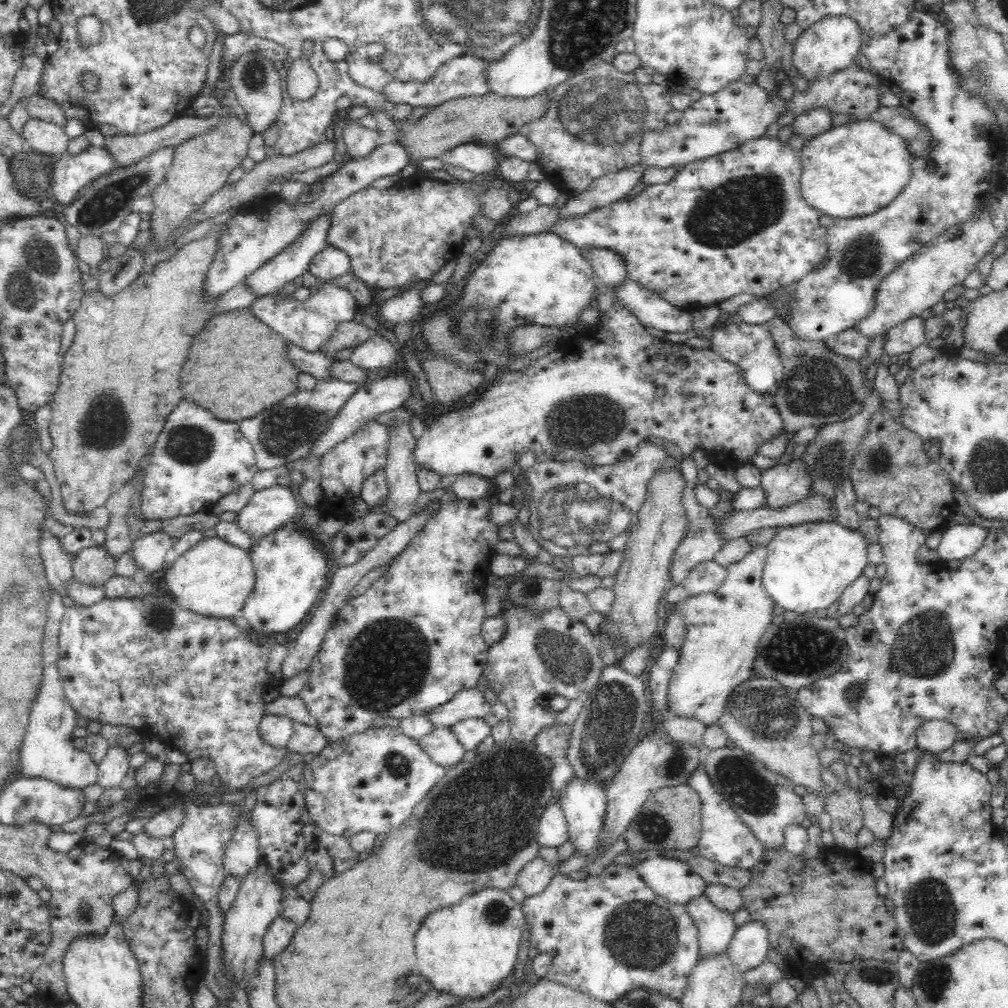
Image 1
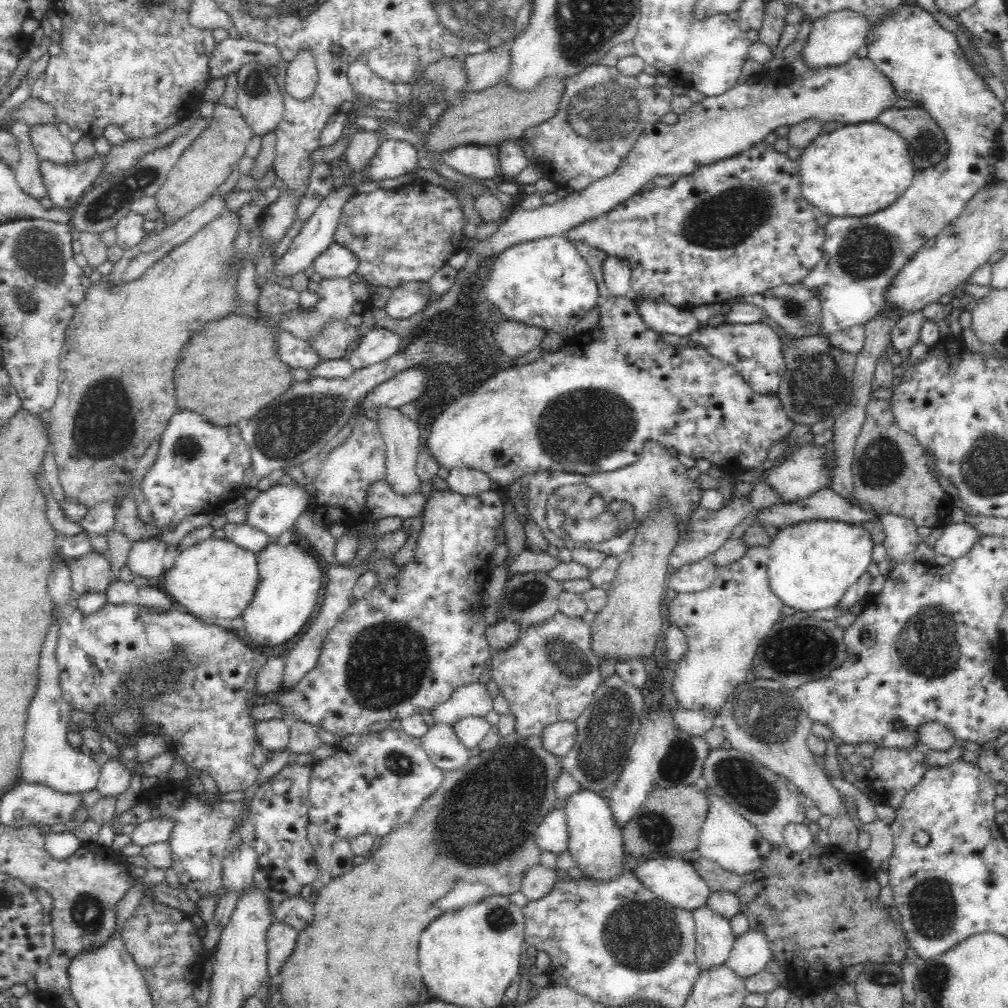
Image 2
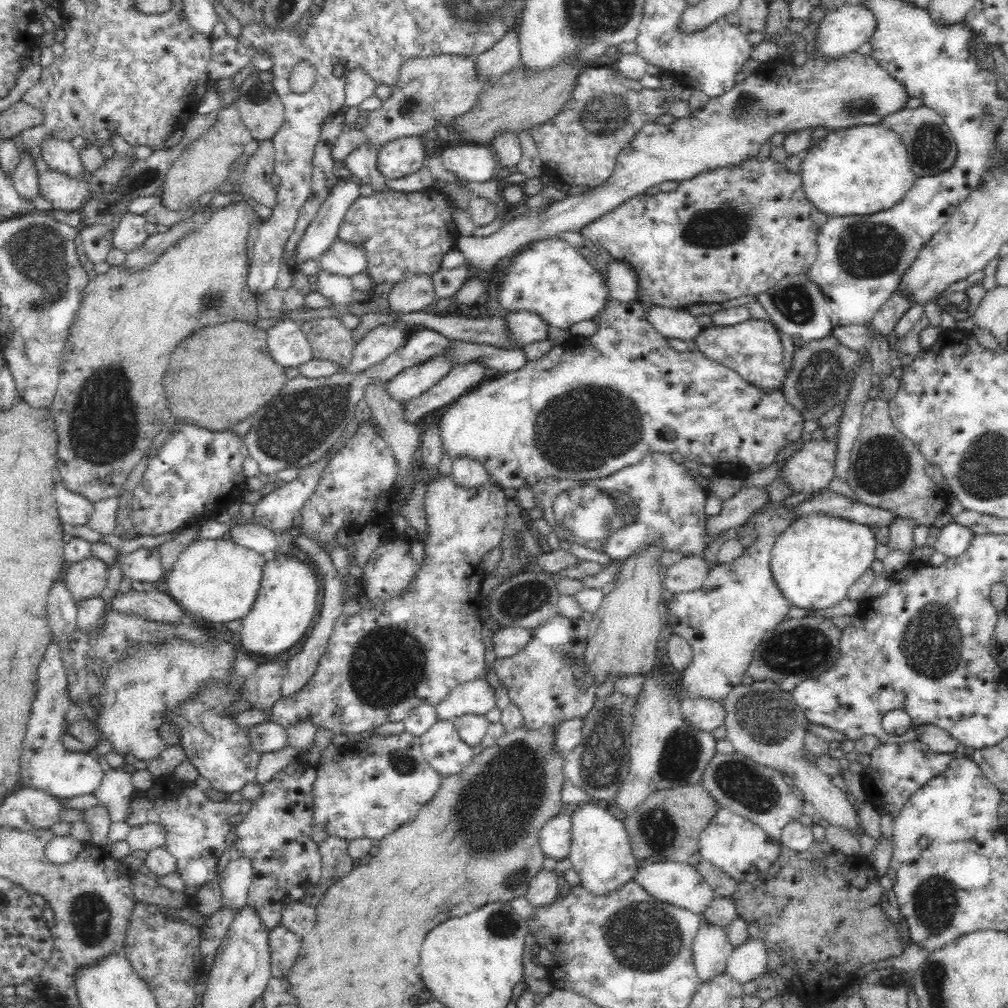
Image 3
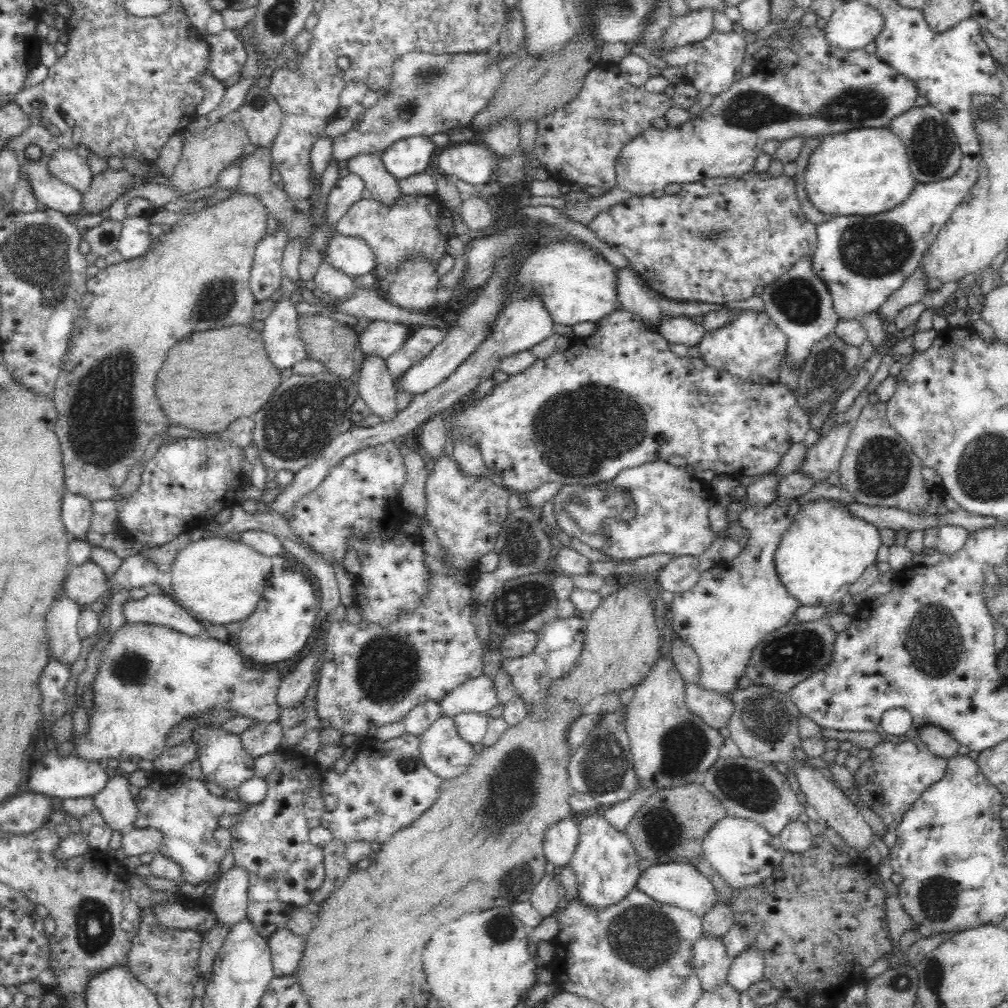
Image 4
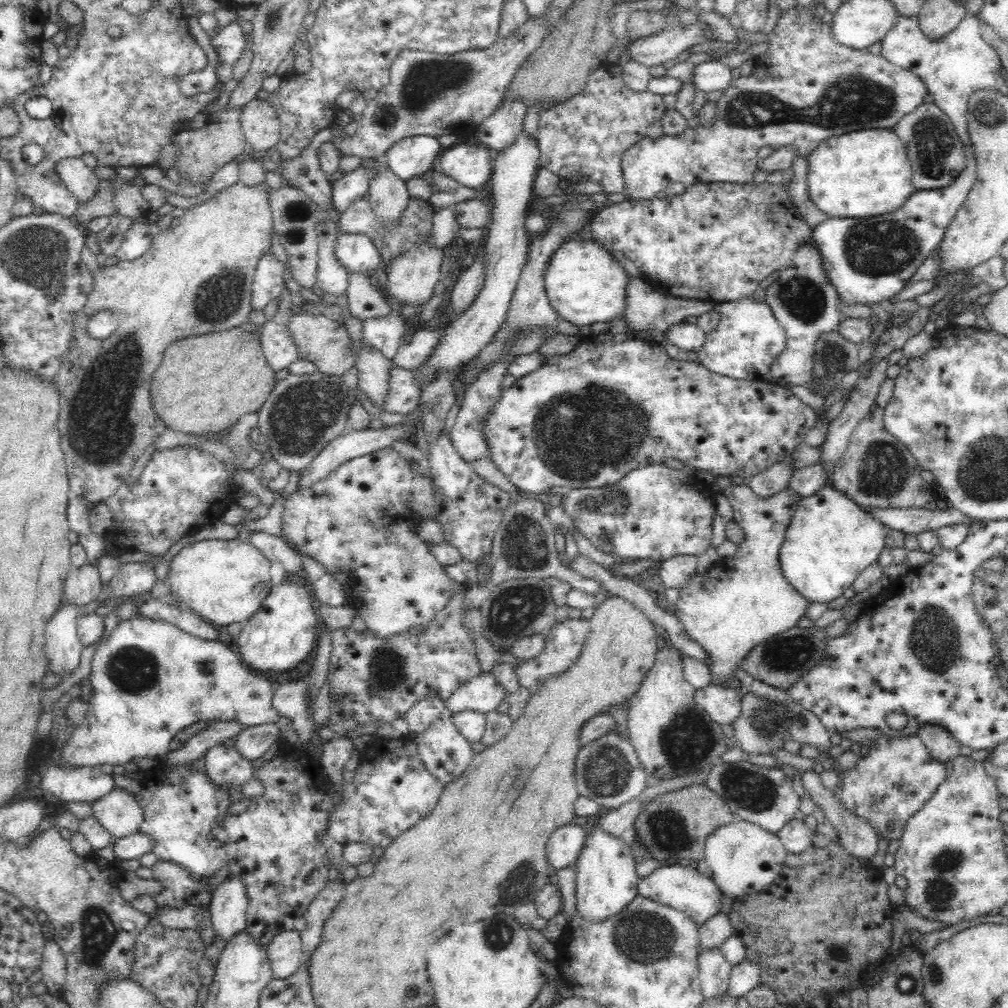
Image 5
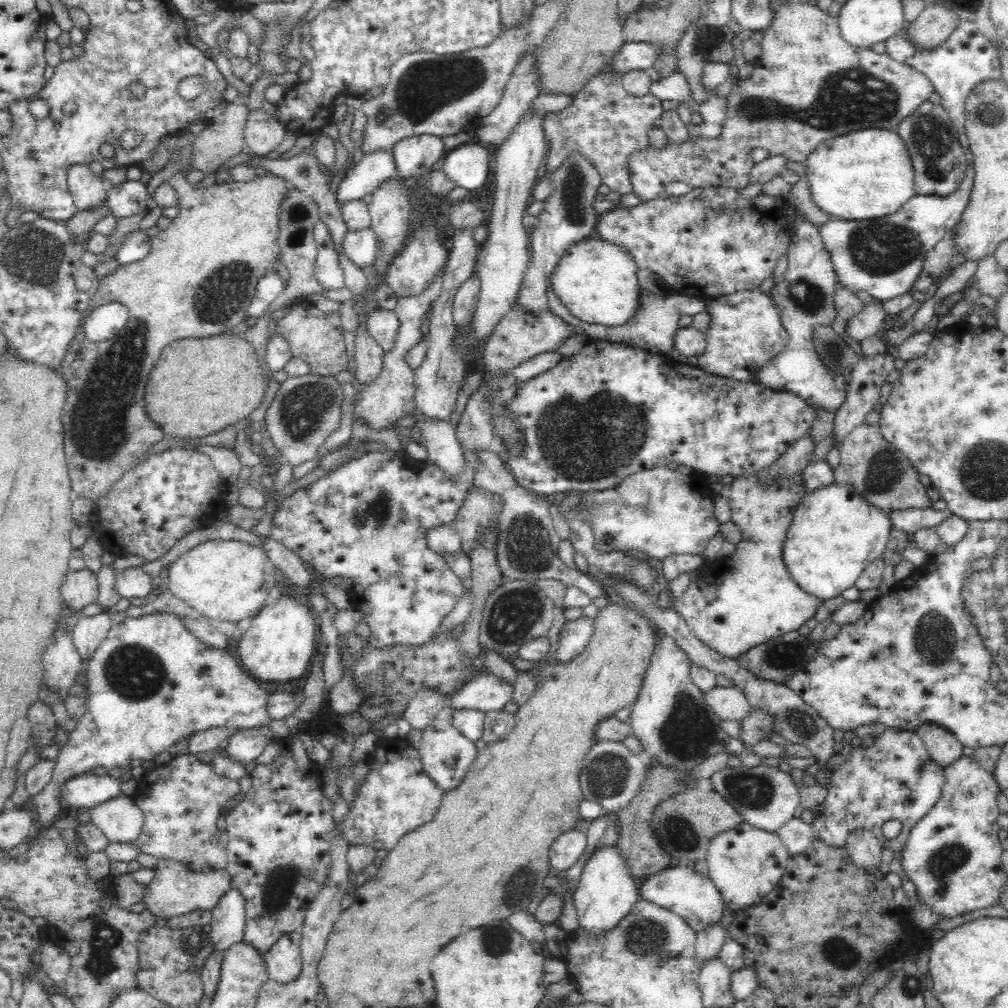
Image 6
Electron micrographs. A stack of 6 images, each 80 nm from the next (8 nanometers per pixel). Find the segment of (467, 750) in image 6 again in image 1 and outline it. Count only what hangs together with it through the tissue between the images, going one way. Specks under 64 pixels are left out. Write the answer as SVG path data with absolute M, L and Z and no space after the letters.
M433 728L418 740L424 752L440 766L454 766L462 760L465 750L450 728Z

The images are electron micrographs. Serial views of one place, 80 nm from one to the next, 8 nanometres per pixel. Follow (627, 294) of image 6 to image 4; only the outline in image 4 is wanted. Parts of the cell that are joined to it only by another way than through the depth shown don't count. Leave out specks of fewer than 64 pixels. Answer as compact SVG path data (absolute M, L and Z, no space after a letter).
M567 240L550 242L540 245L530 251L526 259L518 266L515 276L521 290L532 291L536 297L540 297L548 315L556 324L572 326L578 322L597 322L602 316L609 314L614 308L620 308L616 300L614 288L614 265L607 261L600 253L592 251L584 243L571 243Z

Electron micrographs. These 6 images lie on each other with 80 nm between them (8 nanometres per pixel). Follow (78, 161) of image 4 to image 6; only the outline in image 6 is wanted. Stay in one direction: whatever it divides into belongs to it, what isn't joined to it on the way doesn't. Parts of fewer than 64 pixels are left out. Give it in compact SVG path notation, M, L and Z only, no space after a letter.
M86 164L71 165L67 169L66 179L77 210L90 210L107 200L103 179L93 174Z

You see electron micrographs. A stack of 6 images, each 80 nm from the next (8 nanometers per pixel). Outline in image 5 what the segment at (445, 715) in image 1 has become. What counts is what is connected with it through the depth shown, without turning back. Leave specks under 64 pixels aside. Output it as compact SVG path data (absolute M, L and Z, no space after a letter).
M480 673L456 690L444 701L445 708L453 713L463 710L487 713L506 698L506 691L490 673Z

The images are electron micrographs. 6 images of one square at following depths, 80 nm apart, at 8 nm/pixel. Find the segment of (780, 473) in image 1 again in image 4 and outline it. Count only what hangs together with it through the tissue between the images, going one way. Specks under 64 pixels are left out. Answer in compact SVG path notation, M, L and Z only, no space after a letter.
M846 422L845 424L833 427L826 436L820 436L812 446L806 447L805 457L797 471L812 477L814 485L826 482L830 474L837 472L838 465L848 442L848 437L851 435L851 429L850 423Z

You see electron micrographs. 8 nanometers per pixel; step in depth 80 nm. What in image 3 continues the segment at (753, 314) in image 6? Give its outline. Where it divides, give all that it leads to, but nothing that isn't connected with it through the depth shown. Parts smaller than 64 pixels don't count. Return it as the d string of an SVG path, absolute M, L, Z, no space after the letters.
M752 318L724 328L703 328L694 340L700 352L735 370L758 389L778 389L784 382L787 370L782 363L782 343L770 322Z

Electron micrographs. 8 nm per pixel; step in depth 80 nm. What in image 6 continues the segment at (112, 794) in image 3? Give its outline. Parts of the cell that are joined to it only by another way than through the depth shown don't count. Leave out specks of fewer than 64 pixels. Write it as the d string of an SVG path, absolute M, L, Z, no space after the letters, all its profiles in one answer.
M114 796L90 809L91 821L108 837L109 842L134 842L143 827L144 813L134 802L134 797Z

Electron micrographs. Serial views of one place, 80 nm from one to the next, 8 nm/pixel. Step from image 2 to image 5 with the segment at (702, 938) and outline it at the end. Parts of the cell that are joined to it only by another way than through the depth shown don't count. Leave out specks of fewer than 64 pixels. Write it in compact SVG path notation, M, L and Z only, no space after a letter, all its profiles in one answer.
M720 947L698 948L698 974L704 999L726 995L729 990L729 978L732 964Z

